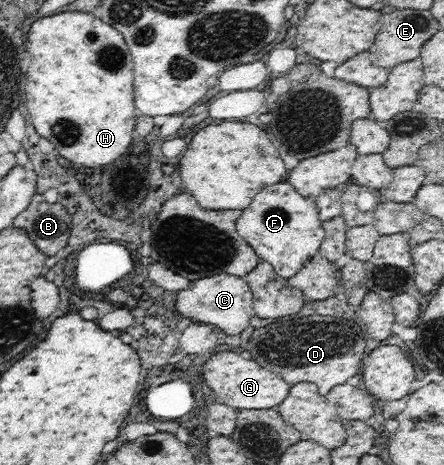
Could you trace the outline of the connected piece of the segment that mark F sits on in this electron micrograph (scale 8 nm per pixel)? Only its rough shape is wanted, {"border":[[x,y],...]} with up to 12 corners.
{"border":[[269,185],[236,230],[281,277],[326,237],[314,198]]}

